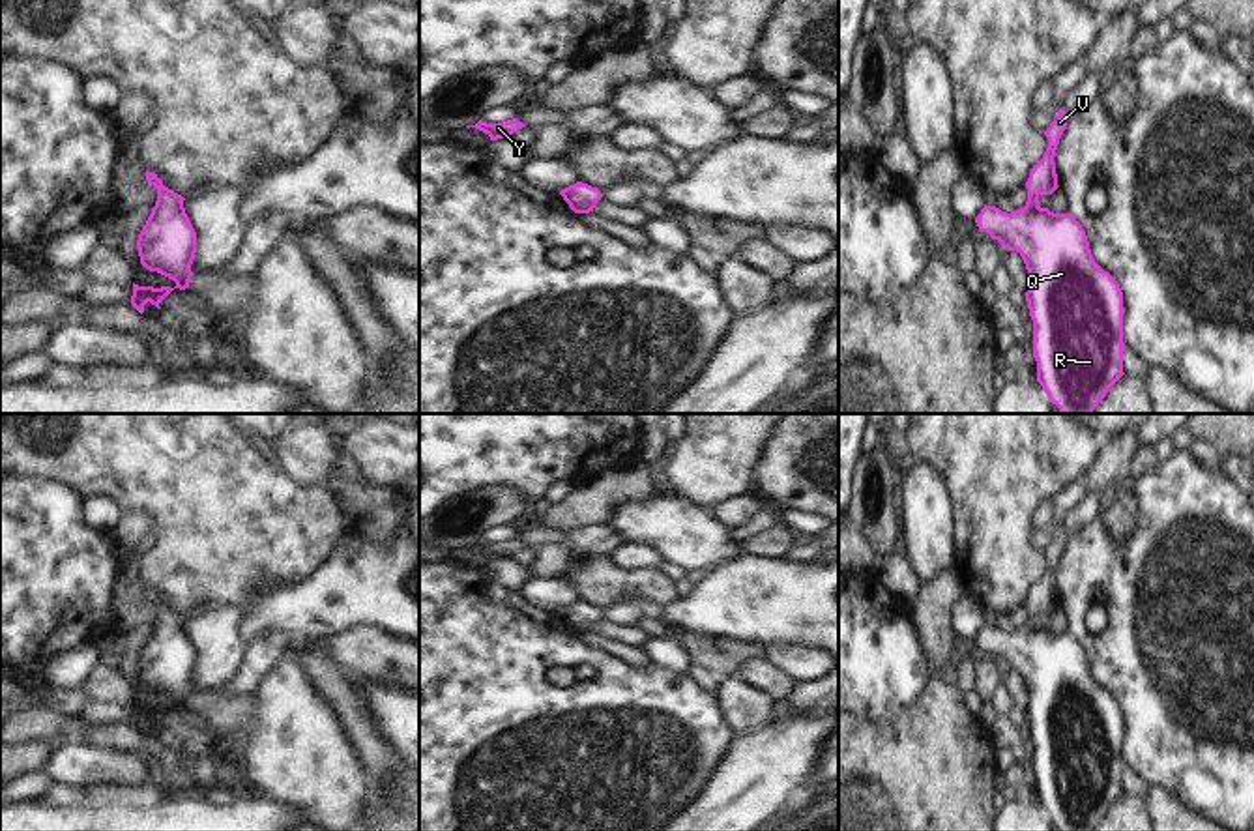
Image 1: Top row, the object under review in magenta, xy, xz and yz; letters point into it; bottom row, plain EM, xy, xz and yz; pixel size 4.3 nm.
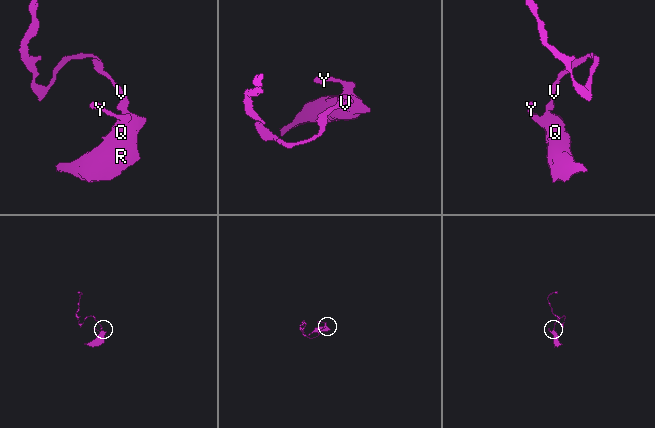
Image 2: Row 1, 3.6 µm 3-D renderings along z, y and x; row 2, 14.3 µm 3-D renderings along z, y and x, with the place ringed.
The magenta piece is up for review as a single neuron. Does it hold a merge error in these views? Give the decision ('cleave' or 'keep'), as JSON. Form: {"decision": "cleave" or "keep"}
{"decision": "keep"}

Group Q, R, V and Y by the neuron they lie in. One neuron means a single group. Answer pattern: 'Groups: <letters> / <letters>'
Groups: Q R V Y.

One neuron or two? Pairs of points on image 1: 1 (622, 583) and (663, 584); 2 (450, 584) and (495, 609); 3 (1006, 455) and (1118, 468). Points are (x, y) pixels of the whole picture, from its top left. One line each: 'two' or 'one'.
1: one
2: one
3: two

